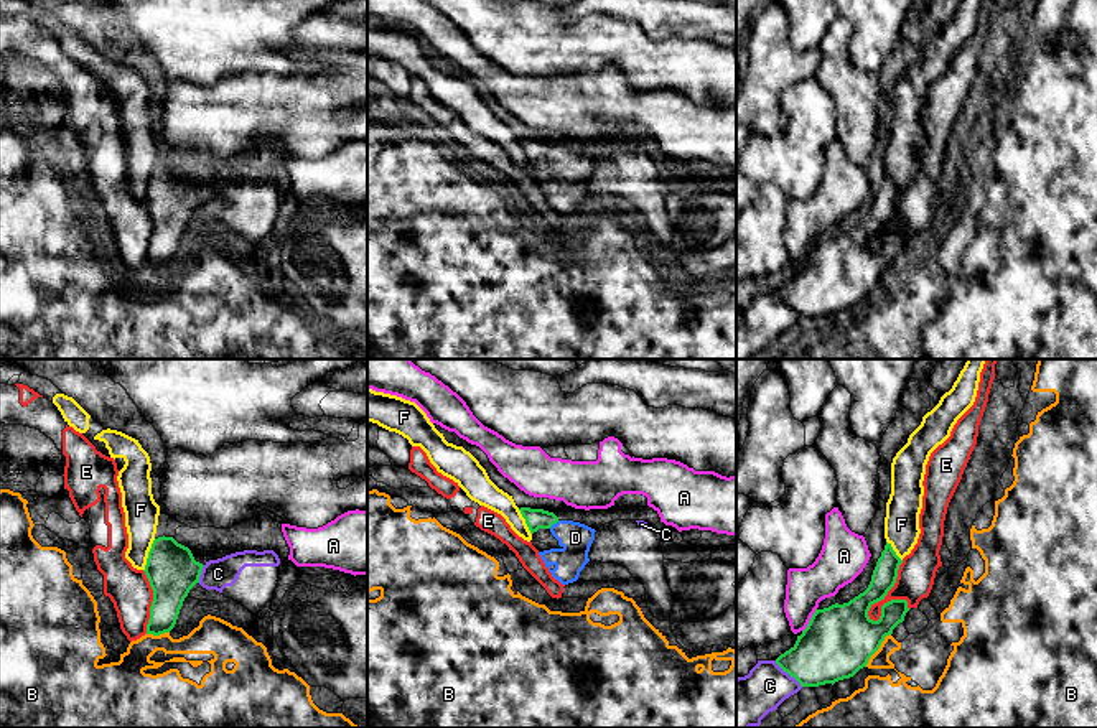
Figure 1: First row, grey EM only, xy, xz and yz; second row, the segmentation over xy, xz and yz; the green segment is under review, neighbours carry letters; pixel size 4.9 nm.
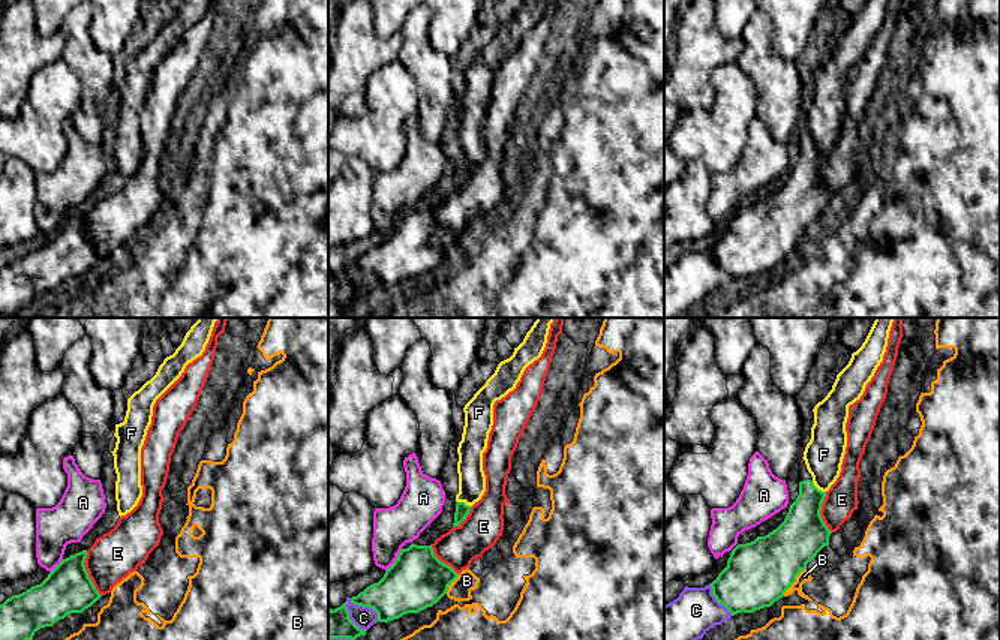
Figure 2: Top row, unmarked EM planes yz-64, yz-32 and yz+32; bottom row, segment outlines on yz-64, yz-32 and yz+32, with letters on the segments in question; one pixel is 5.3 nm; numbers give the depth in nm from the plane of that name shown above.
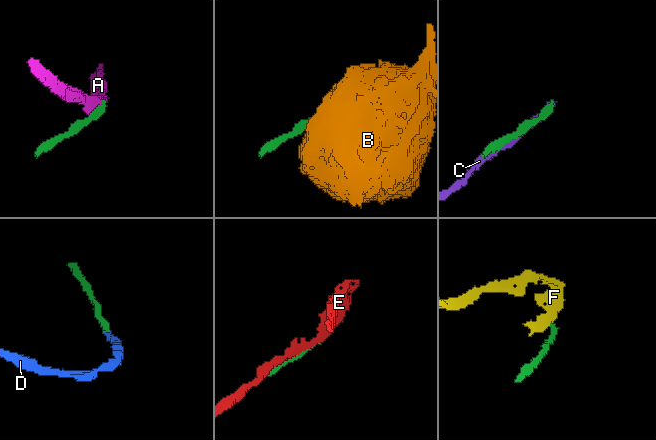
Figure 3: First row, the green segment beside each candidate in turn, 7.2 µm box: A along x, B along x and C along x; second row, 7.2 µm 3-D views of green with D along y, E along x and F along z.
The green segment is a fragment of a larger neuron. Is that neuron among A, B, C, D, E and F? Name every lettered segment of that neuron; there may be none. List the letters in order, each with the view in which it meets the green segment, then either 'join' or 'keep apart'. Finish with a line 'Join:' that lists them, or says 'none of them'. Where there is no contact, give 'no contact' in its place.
A: yz | keep apart
B: yz | keep apart
C: yz | keep apart
D: xz | join
E: yz | keep apart
F: xy | keep apart
Join: D

